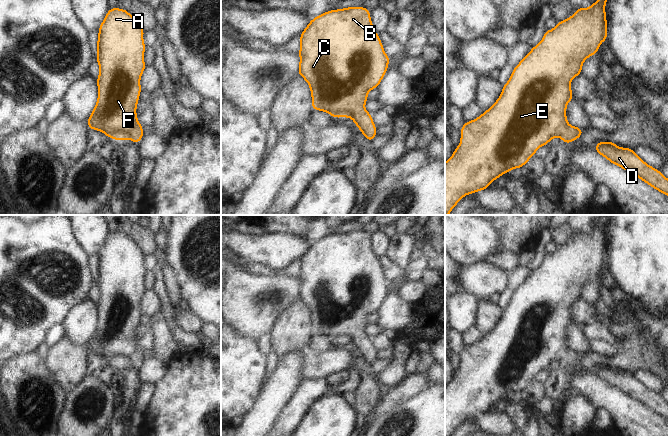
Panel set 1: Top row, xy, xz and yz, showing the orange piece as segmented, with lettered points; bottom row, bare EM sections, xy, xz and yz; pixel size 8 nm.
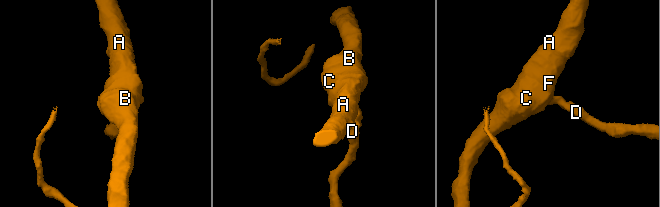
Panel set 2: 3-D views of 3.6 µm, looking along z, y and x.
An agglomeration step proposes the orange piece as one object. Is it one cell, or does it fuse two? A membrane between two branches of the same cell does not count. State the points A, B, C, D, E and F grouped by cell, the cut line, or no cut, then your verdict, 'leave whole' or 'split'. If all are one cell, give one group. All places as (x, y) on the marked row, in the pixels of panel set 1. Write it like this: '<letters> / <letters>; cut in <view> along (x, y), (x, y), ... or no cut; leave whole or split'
A B C D E F; no cut; leave whole

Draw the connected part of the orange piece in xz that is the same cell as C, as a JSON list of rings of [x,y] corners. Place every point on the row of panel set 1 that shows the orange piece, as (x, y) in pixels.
[[[348,7],[331,10],[312,19],[300,36],[300,74],[309,84],[312,94],[313,110],[329,113],[334,118],[351,117],[368,141],[377,135],[371,113],[364,109],[367,92],[377,88],[384,77],[389,57],[385,54],[378,34],[374,31],[370,19],[370,11],[364,7]]]

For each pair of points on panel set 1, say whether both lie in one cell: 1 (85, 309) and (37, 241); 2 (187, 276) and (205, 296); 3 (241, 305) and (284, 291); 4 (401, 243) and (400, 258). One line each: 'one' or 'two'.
1: two
2: one
3: one
4: one

